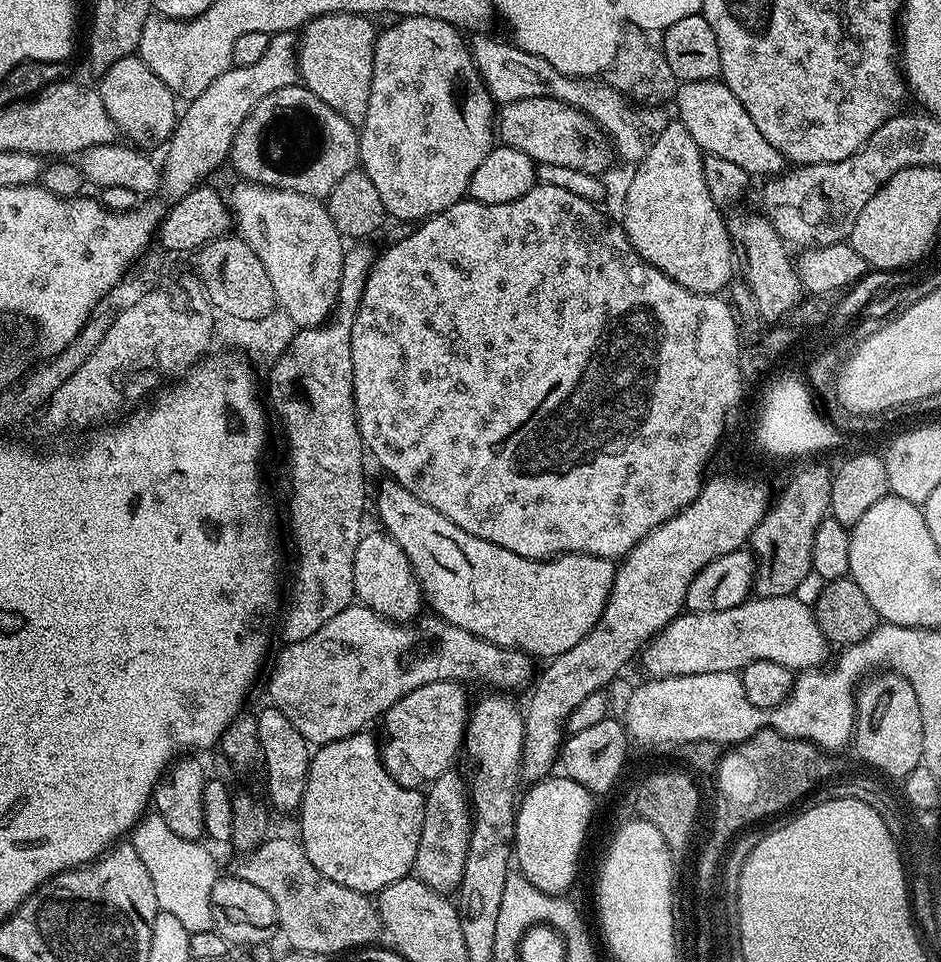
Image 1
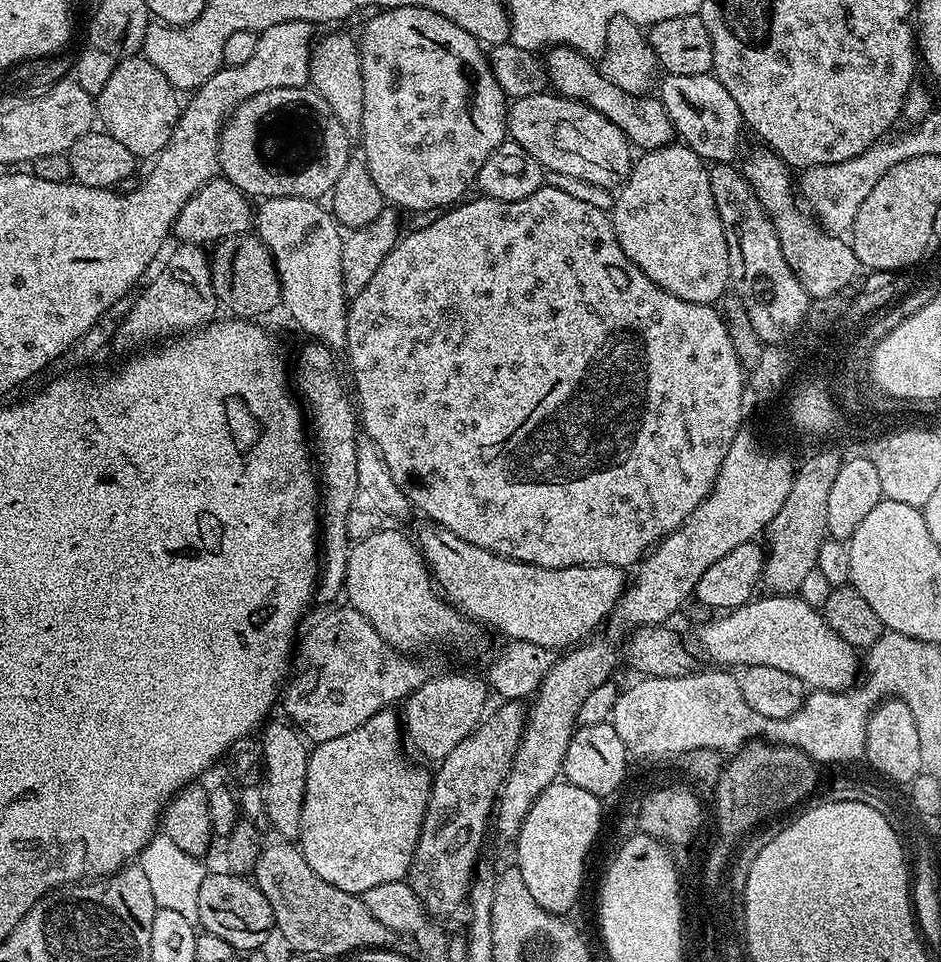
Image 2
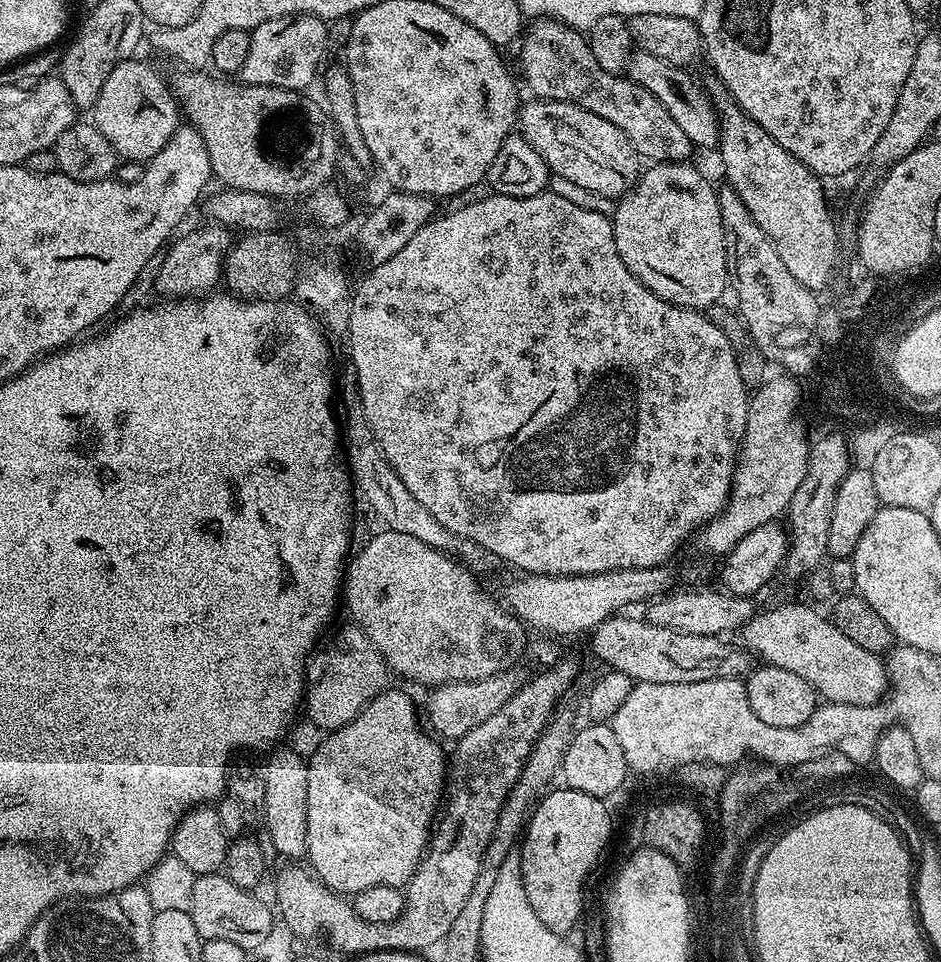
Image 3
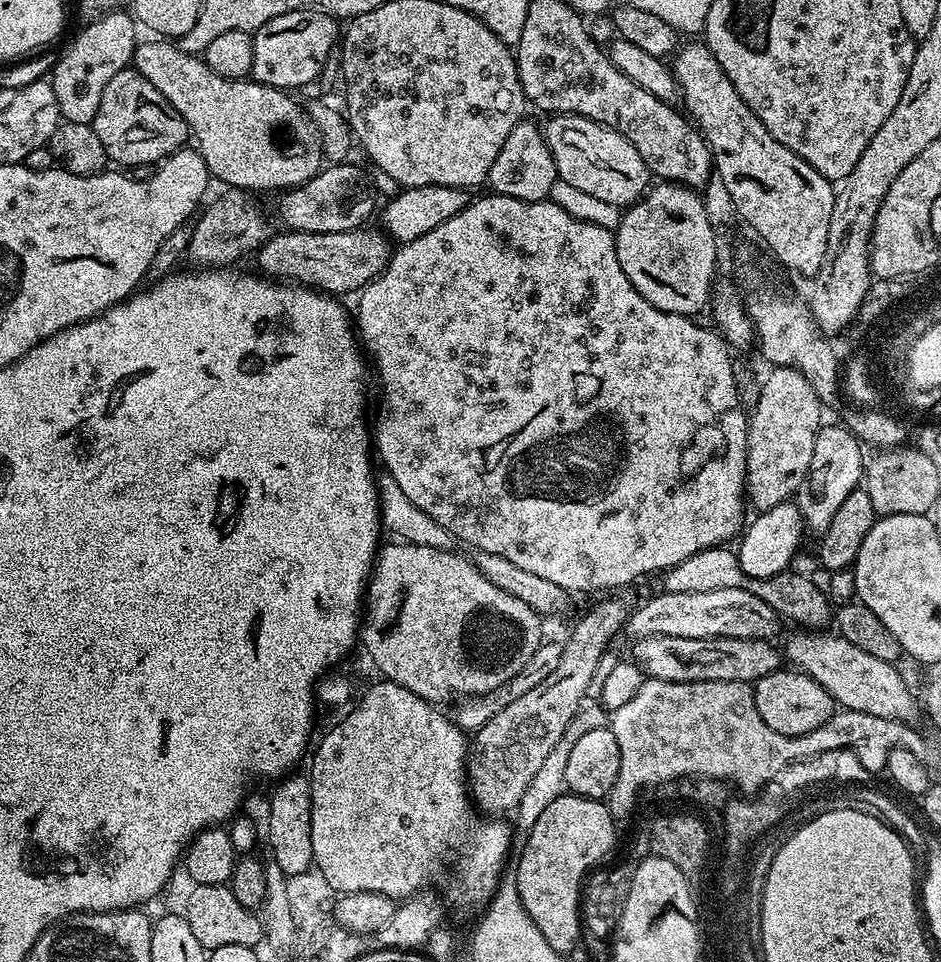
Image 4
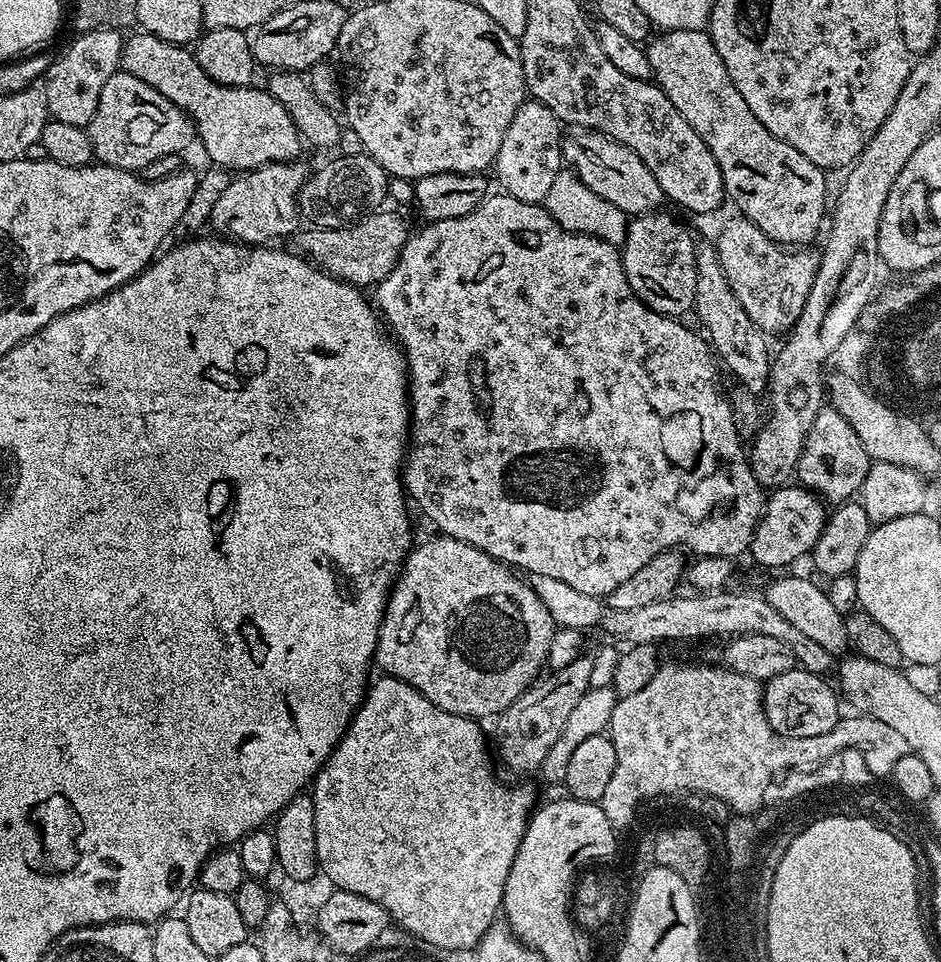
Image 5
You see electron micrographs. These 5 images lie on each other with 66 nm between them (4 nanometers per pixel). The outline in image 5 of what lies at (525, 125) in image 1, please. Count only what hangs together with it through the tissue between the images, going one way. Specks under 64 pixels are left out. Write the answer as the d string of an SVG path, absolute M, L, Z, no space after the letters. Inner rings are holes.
M578 130L571 134L561 143L561 157L594 194L617 206L630 218L655 213L663 207L661 205L666 202L664 191L638 154L600 132Z

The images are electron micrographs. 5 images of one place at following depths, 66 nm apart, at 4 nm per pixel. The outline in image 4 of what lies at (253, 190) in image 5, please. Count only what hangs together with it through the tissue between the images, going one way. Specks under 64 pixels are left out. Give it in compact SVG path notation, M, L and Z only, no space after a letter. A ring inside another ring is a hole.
M228 190L225 193L225 196L218 197L208 209L205 207L192 224L192 237L186 256L189 261L192 259L196 263L193 265L204 270L231 265L231 260L246 255L248 248L259 249L274 232L274 228L264 221L259 206L252 201L255 199L247 191Z

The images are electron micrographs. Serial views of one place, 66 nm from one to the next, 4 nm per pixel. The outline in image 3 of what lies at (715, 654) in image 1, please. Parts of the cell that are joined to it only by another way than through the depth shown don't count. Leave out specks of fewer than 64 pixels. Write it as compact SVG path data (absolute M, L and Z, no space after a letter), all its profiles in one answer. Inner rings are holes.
M780 604L765 612L757 611L739 630L738 637L739 643L749 653L760 655L763 663L791 670L798 674L798 678L806 678L817 697L827 703L866 706L885 699L889 671L885 661L877 653L862 650L862 646L850 642L850 638L846 638L825 613L823 616L804 604Z

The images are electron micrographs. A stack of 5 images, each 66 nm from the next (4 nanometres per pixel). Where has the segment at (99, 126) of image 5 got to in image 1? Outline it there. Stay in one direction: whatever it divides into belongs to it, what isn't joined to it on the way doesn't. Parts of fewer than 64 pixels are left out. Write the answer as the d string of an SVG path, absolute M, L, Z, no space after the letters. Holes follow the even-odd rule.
M139 54L118 58L118 62L114 62L114 66L107 68L99 79L98 91L106 106L106 114L110 114L117 133L125 141L131 142L141 149L152 150L155 144L163 145L172 139L172 131L176 129L178 123L178 108L176 112L178 98L166 86L166 82L162 82L162 78L158 78L158 74L154 74L154 70L150 70L150 66L146 66L146 62L142 62Z

